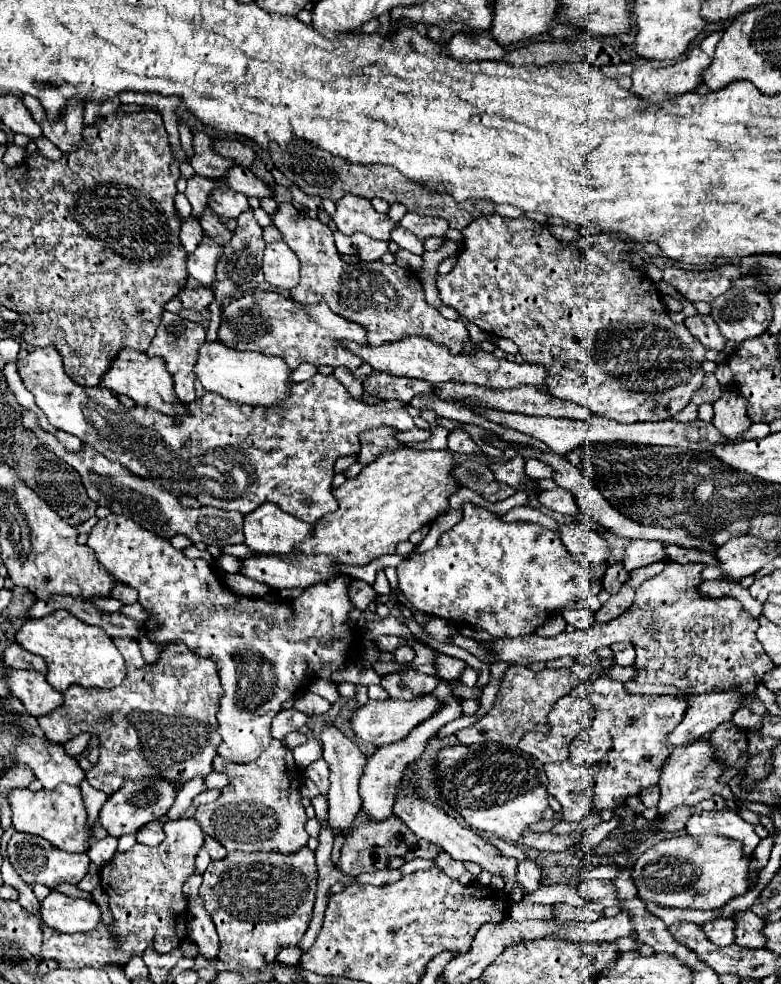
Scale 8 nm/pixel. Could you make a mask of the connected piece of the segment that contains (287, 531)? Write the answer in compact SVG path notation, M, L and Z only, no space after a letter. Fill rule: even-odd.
M265 503L251 515L245 515L245 543L257 553L287 555L311 535L313 525L279 511L275 503Z

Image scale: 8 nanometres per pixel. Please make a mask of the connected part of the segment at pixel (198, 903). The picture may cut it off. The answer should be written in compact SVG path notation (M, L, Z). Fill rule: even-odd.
M199 897L189 901L189 911L193 913L193 921L187 925L187 935L197 943L199 955L207 961L215 961L219 955L219 937L215 935L215 925L211 923L207 909L203 909L203 901Z

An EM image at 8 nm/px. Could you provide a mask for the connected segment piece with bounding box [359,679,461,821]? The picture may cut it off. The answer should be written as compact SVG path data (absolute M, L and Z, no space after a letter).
M441 679L433 693L443 699L443 711L439 711L439 715L435 715L435 719L427 719L427 723L423 723L423 727L415 727L415 731L411 731L411 735L407 735L407 739L403 739L403 743L395 743L391 747L379 747L367 759L367 763L363 767L361 781L359 781L359 795L361 795L361 811L367 815L369 821L385 821L391 815L397 787L399 787L399 781L401 781L401 775L403 775L407 763L413 763L415 759L421 757L429 737L433 737L443 725L461 717L461 705L457 703L457 697L451 693L449 681Z

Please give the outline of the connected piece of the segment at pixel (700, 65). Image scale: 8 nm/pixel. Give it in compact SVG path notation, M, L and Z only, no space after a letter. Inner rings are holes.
M695 47L677 65L637 67L631 75L633 85L629 91L633 95L643 95L643 99L651 101L673 99L675 95L695 91L699 87L701 73L709 63L711 59L699 47Z

